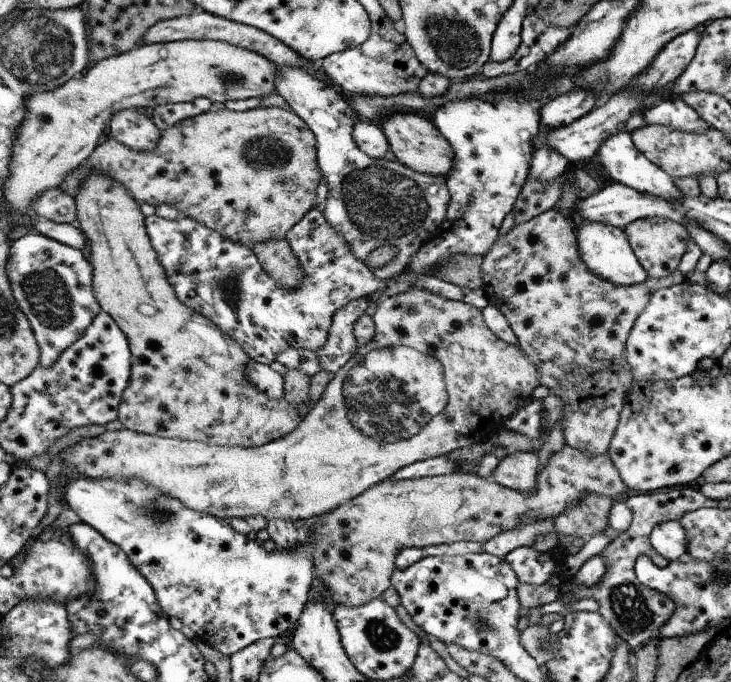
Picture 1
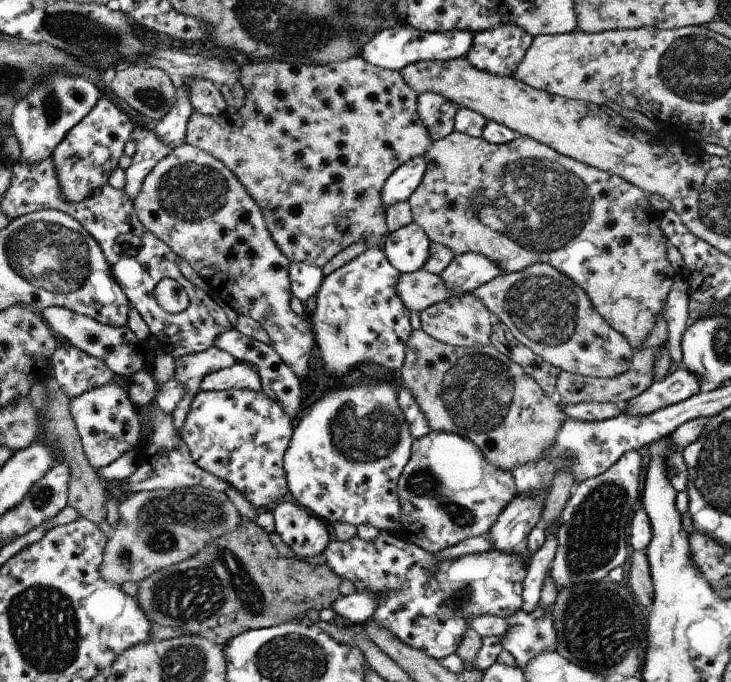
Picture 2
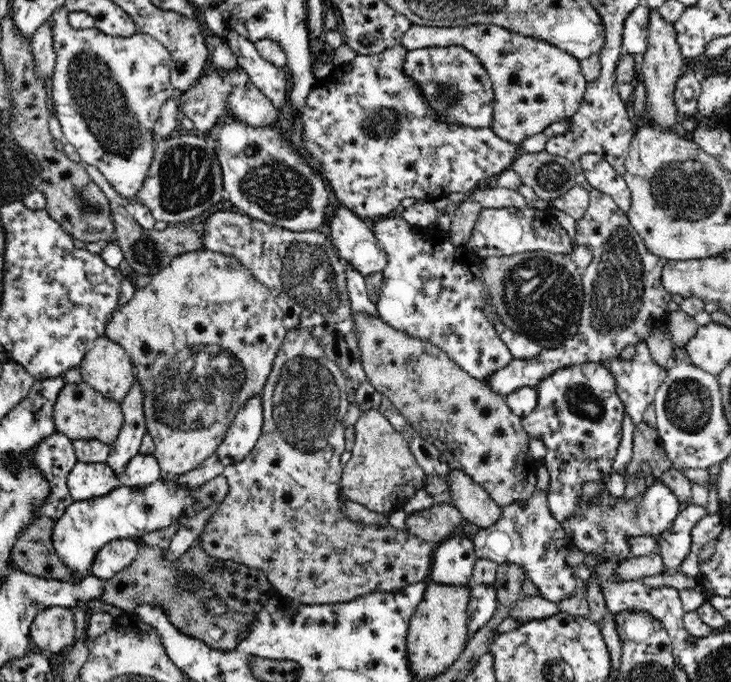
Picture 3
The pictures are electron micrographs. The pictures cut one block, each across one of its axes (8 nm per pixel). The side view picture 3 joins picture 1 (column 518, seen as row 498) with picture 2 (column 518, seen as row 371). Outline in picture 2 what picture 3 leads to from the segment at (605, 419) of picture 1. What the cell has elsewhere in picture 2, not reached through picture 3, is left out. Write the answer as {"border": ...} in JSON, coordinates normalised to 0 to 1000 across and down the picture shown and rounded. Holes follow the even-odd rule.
{"border":[[[739,384],[711,399],[688,400],[643,431],[657,437],[703,497],[769,544],[840,554],[863,537],[866,510],[859,499],[834,478],[788,413],[751,387]]]}

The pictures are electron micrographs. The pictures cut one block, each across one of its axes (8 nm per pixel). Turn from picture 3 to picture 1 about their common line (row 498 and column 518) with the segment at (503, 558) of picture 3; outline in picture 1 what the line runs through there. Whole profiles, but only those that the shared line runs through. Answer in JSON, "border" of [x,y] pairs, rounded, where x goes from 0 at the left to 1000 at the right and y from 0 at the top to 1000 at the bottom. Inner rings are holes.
{"border":[[[731,762],[711,770],[711,774],[684,780],[681,786],[661,796],[662,808],[679,818],[689,820],[698,809],[710,802],[725,802],[733,786],[759,783],[756,762]]]}

